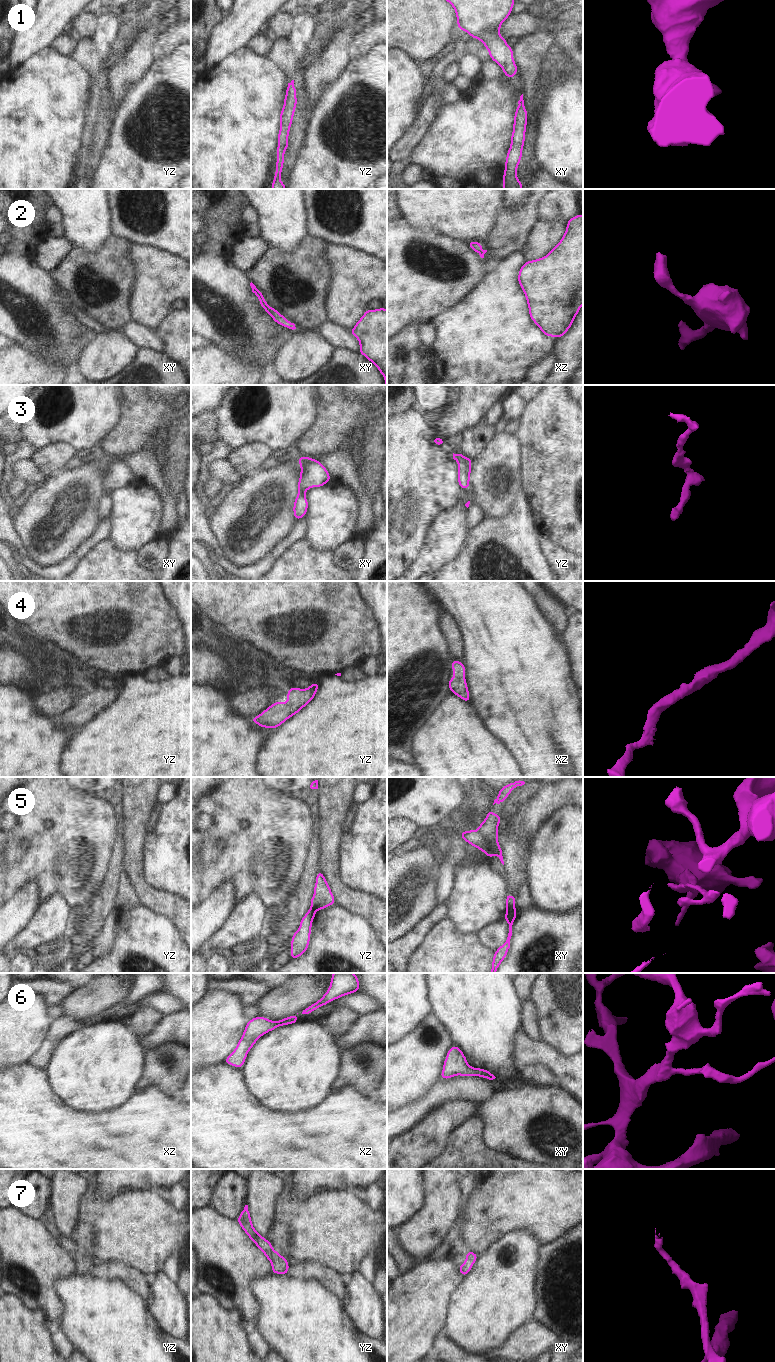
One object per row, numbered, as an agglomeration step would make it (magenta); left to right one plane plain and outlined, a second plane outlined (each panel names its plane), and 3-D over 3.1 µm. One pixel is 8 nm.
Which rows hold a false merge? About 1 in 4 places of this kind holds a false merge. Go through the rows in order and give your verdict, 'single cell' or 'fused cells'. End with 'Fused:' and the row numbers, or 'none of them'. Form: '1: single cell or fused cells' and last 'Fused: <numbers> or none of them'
1: single cell
2: single cell
3: single cell
4: single cell
5: fused cells
6: single cell
7: single cell
Fused: 5

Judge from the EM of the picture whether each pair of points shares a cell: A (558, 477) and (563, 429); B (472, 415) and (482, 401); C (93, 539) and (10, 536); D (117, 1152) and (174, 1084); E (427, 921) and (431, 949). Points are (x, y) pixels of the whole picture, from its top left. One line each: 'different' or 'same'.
A: same
B: same
C: same
D: different
E: different

